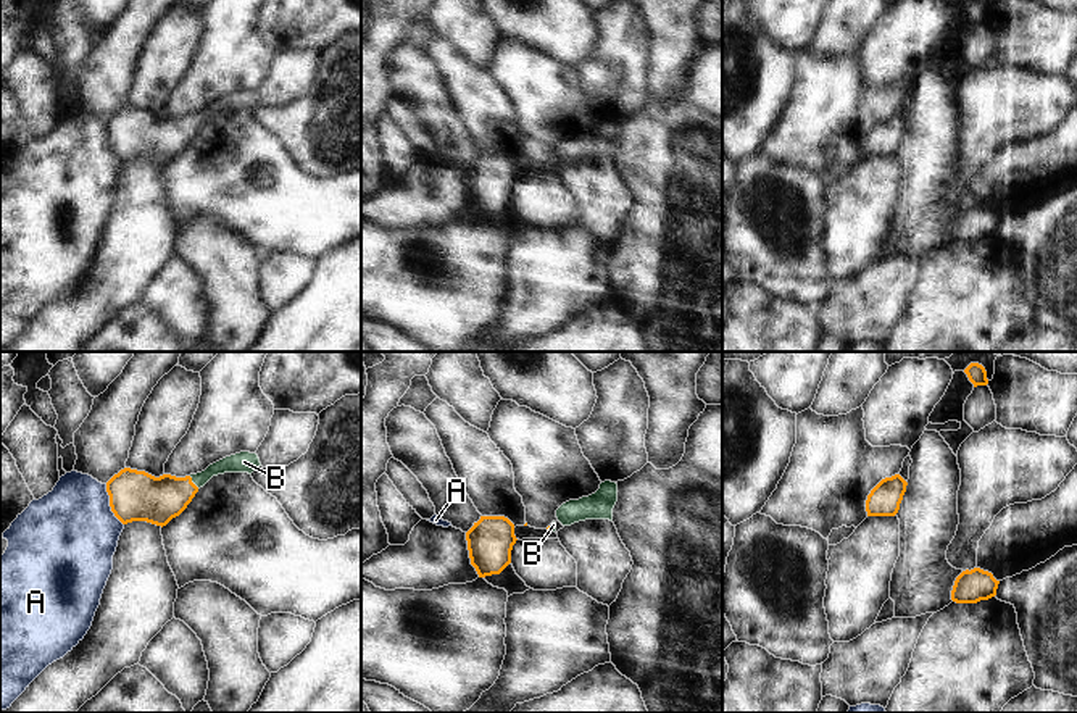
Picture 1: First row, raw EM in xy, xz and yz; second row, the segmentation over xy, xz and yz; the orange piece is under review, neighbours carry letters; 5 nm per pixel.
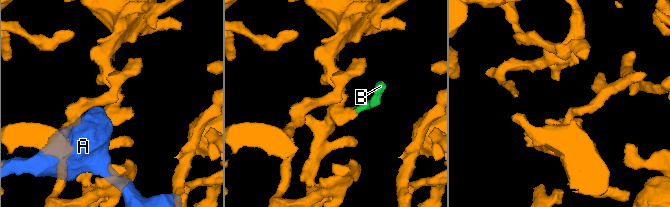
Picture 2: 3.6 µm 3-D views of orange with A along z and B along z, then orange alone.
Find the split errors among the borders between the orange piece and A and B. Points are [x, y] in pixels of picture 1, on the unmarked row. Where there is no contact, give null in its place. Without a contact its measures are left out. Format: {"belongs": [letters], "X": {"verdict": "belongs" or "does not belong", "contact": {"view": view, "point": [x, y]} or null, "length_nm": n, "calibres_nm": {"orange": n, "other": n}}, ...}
{"belongs": ["B"], "A": {"verdict": "does not belong", "contact": {"view": "xy", "point": [110, 144]}, "length_nm": 220, "calibres_nm": {"orange": 260, "other": 460}}, "B": {"verdict": "belongs", "contact": {"view": "xy", "point": [192, 121]}, "length_nm": 80, "calibres_nm": {"orange": 240, "other": 100}}}

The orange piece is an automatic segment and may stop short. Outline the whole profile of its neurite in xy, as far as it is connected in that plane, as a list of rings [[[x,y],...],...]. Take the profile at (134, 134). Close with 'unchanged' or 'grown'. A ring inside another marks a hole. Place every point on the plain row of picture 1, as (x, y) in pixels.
[[[240,90],[185,116],[171,113],[155,116],[145,110],[124,106],[106,121],[106,131],[111,150],[123,163],[147,160],[163,166],[187,147],[198,127],[213,115],[252,113],[258,105],[261,102],[256,92]]]; grown

